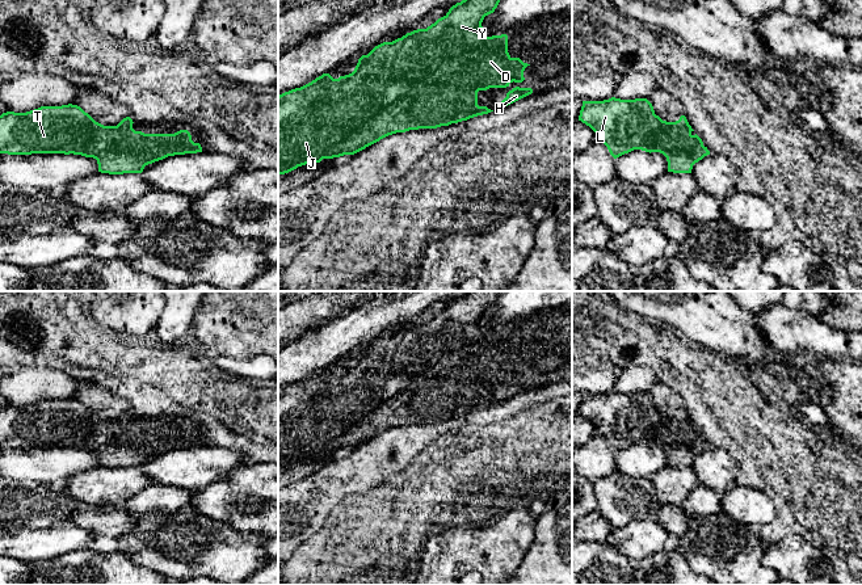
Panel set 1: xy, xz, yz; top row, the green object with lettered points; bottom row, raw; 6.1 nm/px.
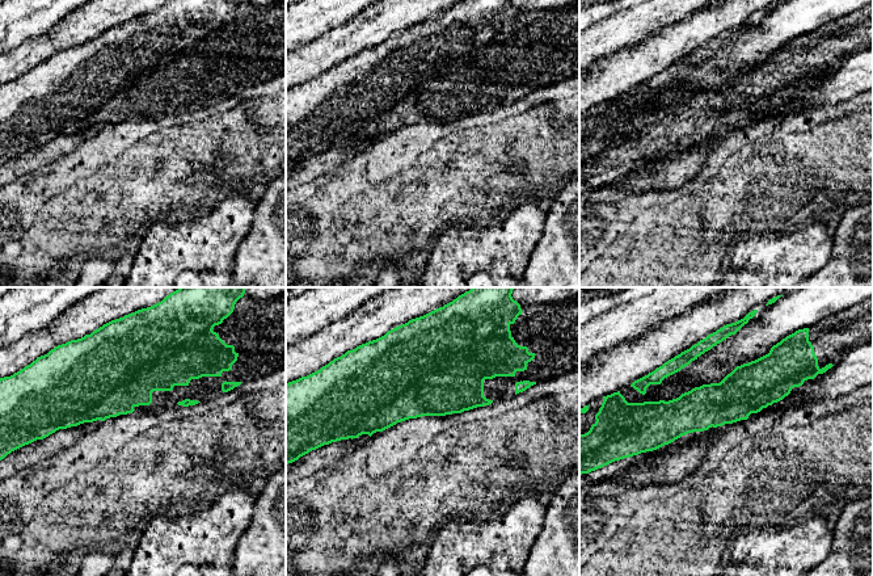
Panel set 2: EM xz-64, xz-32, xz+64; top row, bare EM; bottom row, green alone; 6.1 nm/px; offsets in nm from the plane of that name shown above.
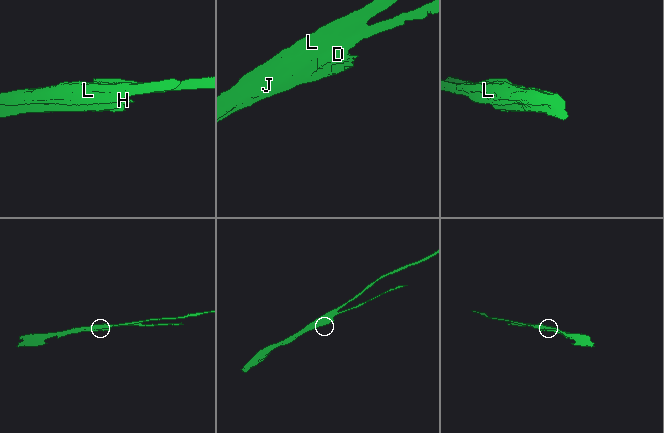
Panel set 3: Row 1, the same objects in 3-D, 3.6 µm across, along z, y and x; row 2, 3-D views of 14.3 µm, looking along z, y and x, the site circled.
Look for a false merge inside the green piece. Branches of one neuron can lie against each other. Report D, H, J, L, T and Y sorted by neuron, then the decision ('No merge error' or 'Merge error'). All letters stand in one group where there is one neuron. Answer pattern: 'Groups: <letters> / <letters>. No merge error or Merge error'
Groups: D H / J L T Y. Merge error

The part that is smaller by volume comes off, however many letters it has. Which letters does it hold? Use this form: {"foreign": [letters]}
{"foreign": ["D", "H"]}

